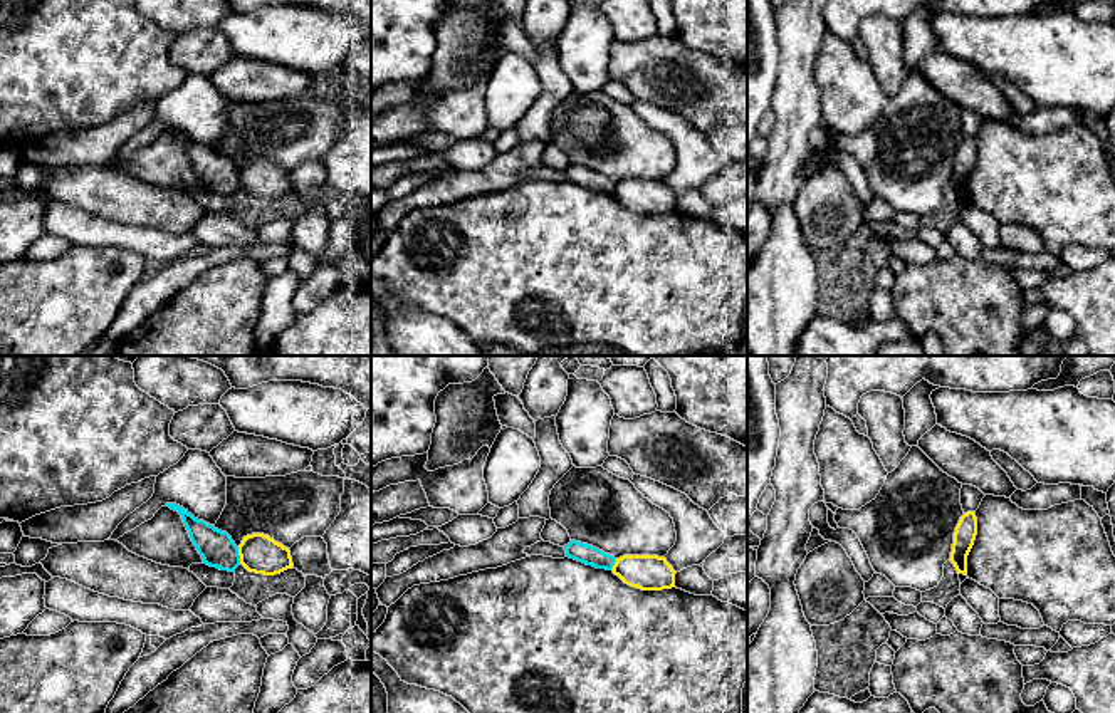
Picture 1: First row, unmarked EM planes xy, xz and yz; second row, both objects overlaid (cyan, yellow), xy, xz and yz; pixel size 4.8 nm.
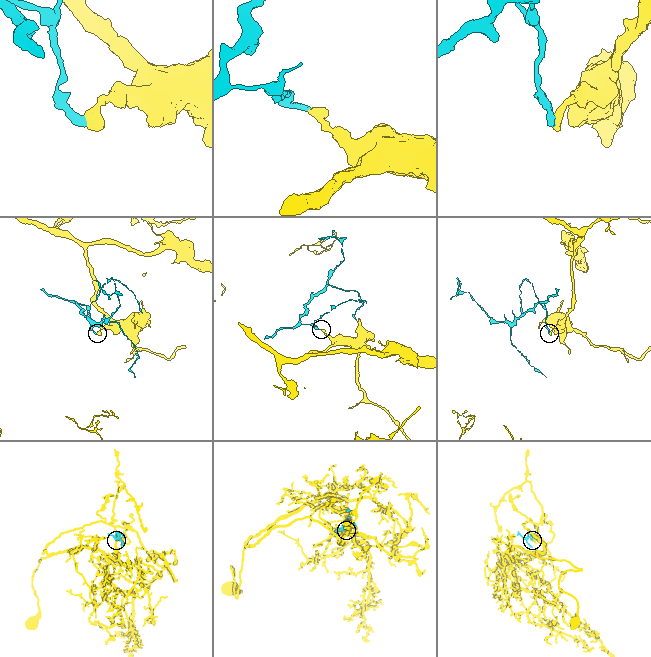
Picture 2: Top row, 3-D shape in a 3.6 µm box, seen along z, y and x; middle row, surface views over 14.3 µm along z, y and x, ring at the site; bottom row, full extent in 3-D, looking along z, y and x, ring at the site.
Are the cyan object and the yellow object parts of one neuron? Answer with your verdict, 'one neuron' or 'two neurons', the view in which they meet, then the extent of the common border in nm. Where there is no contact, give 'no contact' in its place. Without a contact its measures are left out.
two neurons; meets cyan in xy; contact 80 nm long

